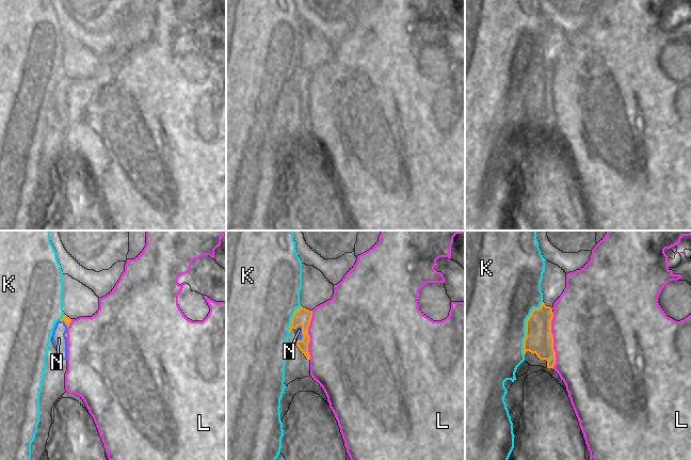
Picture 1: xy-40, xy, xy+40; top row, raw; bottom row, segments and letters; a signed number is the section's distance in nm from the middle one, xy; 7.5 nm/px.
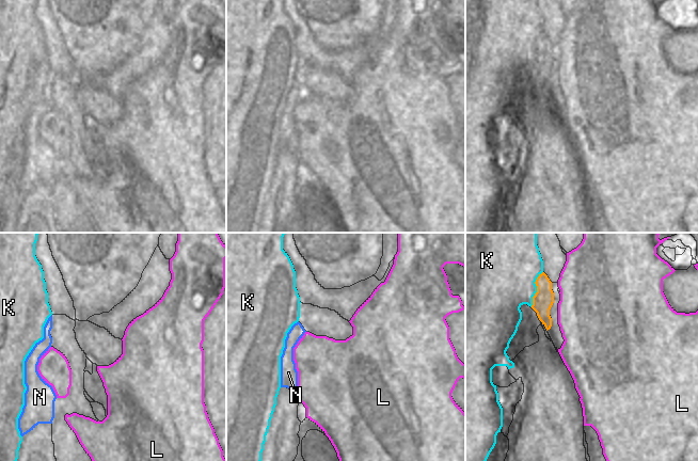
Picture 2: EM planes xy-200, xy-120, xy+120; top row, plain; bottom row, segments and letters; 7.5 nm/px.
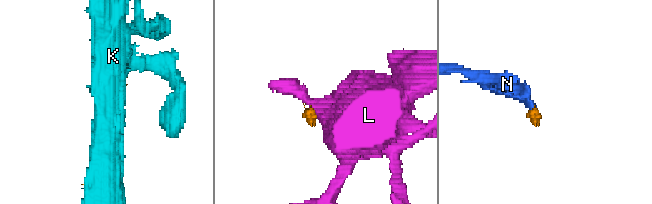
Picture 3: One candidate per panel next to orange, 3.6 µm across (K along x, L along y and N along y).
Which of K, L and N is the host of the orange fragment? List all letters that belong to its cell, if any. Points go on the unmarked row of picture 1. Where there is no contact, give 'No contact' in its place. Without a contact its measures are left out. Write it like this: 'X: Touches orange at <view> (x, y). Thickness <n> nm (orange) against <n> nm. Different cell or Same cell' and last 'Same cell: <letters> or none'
K: Touches orange at xy+40 (526, 86). Thickness 220 nm (orange) against 500 nm. Different cell
L: Touches orange at xy+40 (552, 101). Thickness 220 nm (orange) against 500 nm. Different cell
N: Touches orange at xy (302, 94). Thickness 140 nm (orange) against 50 nm. Different cell
Same cell: none

